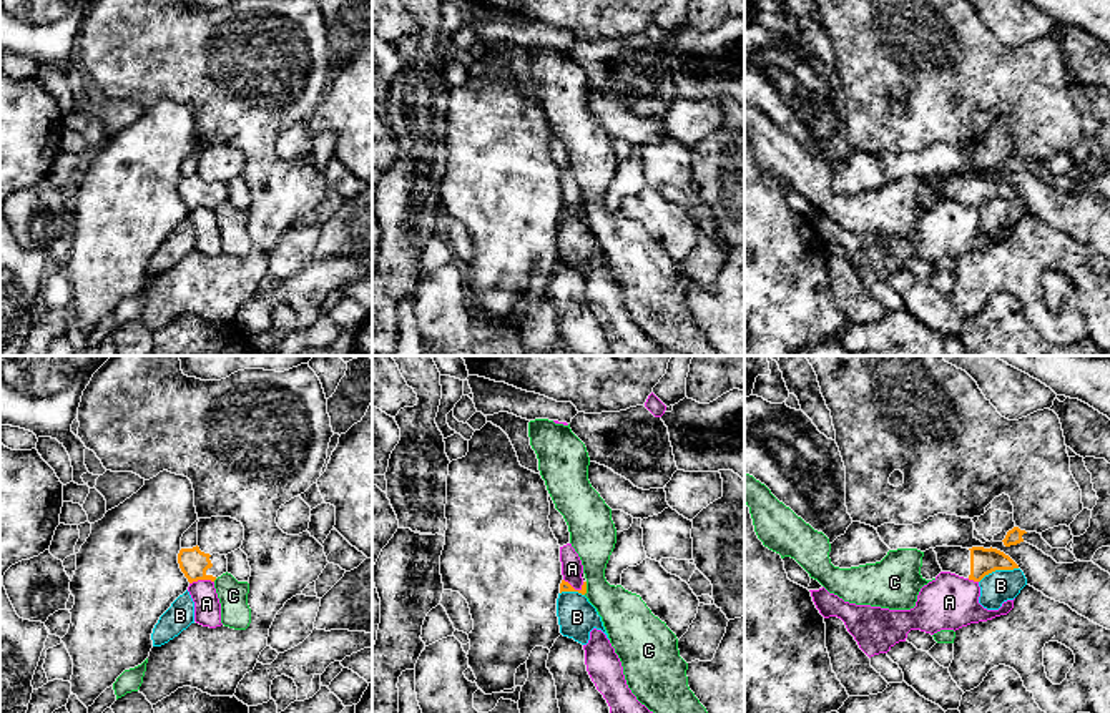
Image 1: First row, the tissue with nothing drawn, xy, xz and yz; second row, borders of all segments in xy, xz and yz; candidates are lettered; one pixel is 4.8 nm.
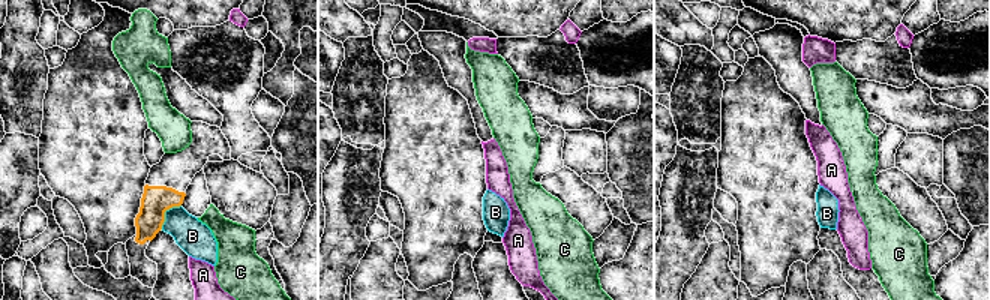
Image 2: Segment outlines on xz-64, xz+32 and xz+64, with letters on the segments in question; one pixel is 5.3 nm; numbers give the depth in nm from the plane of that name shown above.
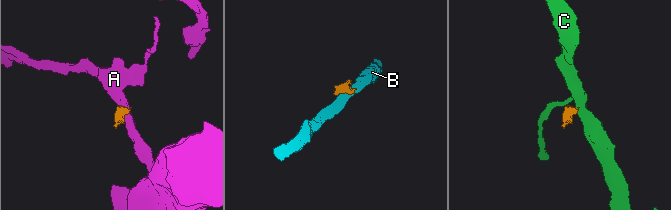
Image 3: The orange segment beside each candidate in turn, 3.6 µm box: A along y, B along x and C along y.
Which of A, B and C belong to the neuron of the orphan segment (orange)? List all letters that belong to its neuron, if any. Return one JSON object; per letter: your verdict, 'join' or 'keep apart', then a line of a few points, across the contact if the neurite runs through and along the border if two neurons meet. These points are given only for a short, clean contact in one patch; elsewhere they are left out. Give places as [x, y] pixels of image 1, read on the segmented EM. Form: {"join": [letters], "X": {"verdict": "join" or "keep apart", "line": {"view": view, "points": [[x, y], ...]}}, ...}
{"join": [], "A": {"verdict": "keep apart", "line": {"view": "xz", "points": [[564, 579], [575, 589], [582, 589]]}}, "B": {"verdict": "keep apart", "line": {"view": "yz", "points": [[1017, 567], [992, 570], [979, 582]]}}, "C": {"verdict": "keep apart", "line": {"view": "xz", "points": [[587, 582], [584, 594]]}}}

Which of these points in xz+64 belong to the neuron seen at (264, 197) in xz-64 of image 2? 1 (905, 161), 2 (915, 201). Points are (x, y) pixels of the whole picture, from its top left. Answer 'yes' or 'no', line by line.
1: no
2: yes

